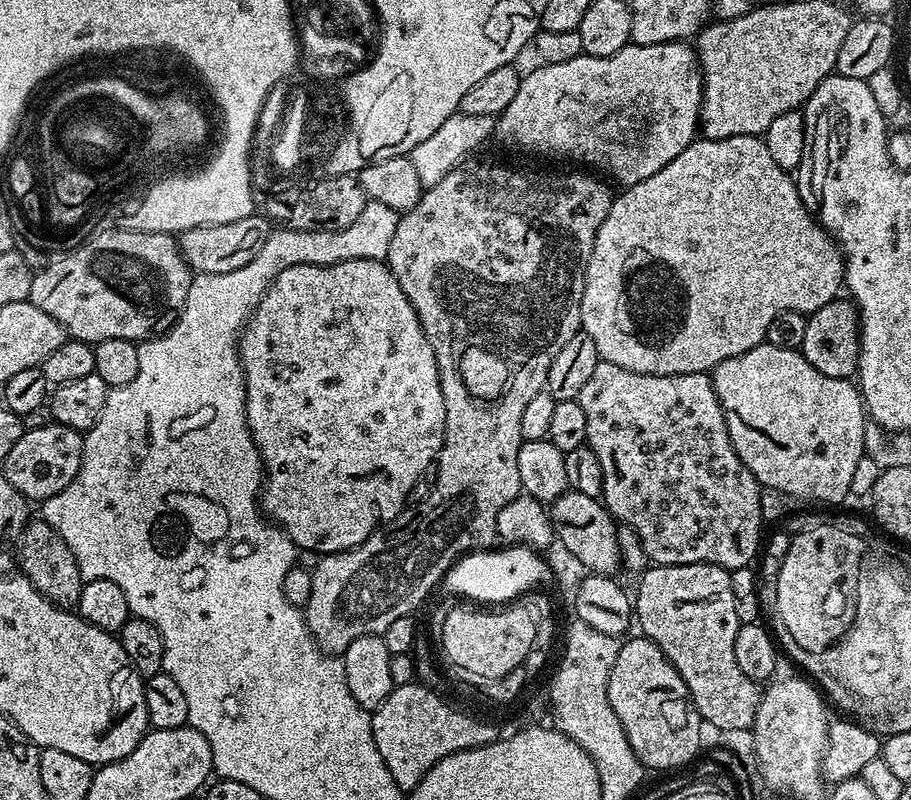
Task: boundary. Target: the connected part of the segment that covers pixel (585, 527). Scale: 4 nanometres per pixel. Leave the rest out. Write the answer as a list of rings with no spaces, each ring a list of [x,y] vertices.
[[[574,491],[562,493],[548,508],[556,540],[582,567],[592,574],[612,574],[620,564],[620,540],[616,537],[617,521],[595,496]]]

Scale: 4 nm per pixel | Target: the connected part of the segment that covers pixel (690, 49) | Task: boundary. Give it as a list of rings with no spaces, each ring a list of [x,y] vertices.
[[[671,40],[654,46],[642,46],[641,44],[627,44],[618,54],[609,56],[579,56],[570,58],[570,62],[558,62],[557,64],[540,64],[532,73],[525,75],[518,86],[518,94],[510,101],[510,106],[500,113],[496,121],[496,132],[508,144],[521,148],[524,152],[541,152],[544,156],[557,156],[560,160],[573,160],[573,165],[583,166],[609,181],[617,180],[620,186],[637,184],[642,178],[650,178],[650,174],[658,174],[666,162],[678,158],[686,146],[690,146],[697,139],[700,127],[700,103],[704,93],[704,74],[700,71],[700,62],[696,59],[696,50],[691,43]]]

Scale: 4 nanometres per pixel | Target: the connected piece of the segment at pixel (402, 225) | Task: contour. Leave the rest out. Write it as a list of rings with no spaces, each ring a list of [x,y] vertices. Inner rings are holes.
[[[469,159],[460,167],[450,170],[438,186],[427,186],[420,193],[420,201],[411,210],[403,213],[398,222],[398,230],[394,230],[394,239],[390,241],[387,265],[398,278],[398,286],[402,286],[402,294],[410,298],[410,306],[414,306],[414,314],[418,314],[418,322],[434,350],[434,358],[438,366],[438,378],[442,386],[442,398],[446,406],[446,426],[444,427],[444,445],[440,448],[438,463],[434,468],[434,483],[430,494],[422,503],[405,507],[399,516],[387,521],[367,536],[355,548],[346,552],[329,552],[321,555],[316,568],[311,569],[312,593],[307,604],[302,608],[304,623],[308,625],[312,639],[323,651],[329,654],[342,654],[354,642],[354,638],[363,636],[378,636],[383,634],[390,622],[395,622],[403,616],[412,616],[415,608],[432,592],[432,587],[445,579],[445,573],[462,556],[473,550],[491,549],[497,543],[496,523],[502,506],[506,506],[514,497],[521,495],[520,479],[518,478],[518,450],[522,443],[522,410],[530,403],[534,394],[545,391],[548,382],[548,371],[552,360],[570,338],[574,338],[580,327],[580,303],[584,289],[584,268],[594,246],[594,238],[598,234],[598,226],[606,218],[614,199],[614,192],[607,188],[599,175],[589,174],[584,170],[572,170],[569,176],[560,172],[544,172],[541,176],[531,176],[528,172],[519,172],[516,168],[507,168],[504,164],[488,165],[484,160]]]

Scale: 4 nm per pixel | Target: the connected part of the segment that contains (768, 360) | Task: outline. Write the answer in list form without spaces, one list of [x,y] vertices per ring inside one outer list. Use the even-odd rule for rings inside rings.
[[[767,342],[754,346],[754,350],[746,350],[746,354],[738,354],[734,358],[726,358],[726,362],[718,362],[711,373],[714,394],[718,394],[718,402],[722,406],[722,414],[726,418],[726,426],[730,434],[730,442],[742,458],[746,470],[754,474],[761,488],[773,488],[774,490],[786,490],[786,494],[794,494],[798,498],[806,498],[810,502],[816,500],[820,504],[840,504],[848,496],[852,483],[856,480],[856,471],[860,468],[860,462],[865,459],[863,446],[863,432],[866,423],[864,400],[860,397],[859,387],[851,379],[826,378],[822,370],[814,370],[810,362],[806,362],[803,352],[799,350],[782,350],[782,346],[774,346]]]

